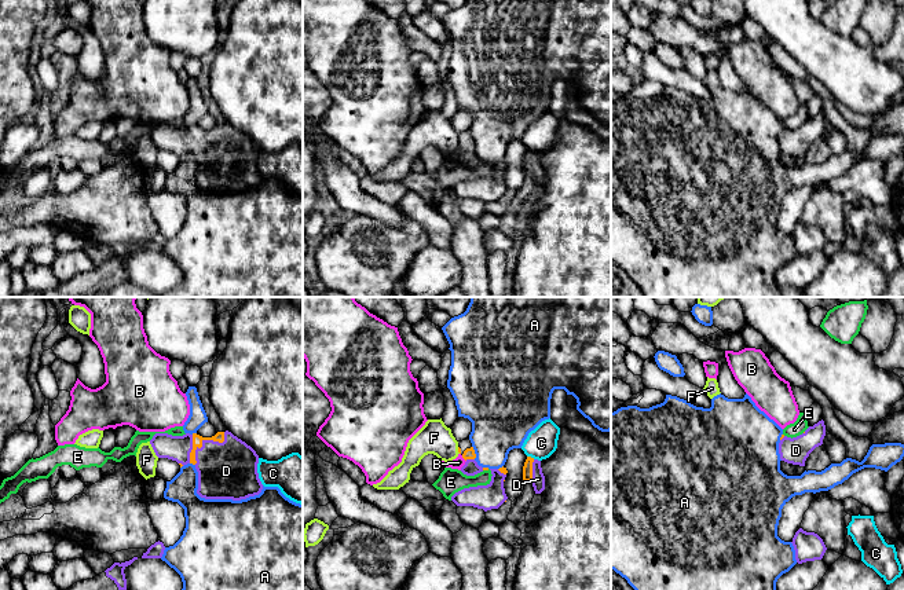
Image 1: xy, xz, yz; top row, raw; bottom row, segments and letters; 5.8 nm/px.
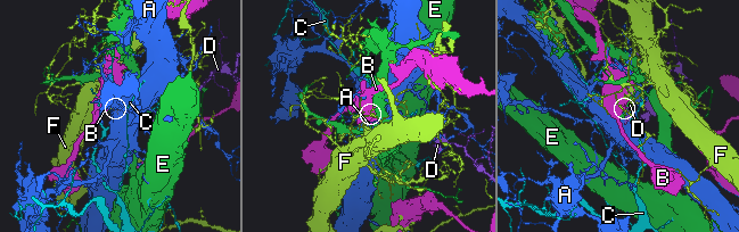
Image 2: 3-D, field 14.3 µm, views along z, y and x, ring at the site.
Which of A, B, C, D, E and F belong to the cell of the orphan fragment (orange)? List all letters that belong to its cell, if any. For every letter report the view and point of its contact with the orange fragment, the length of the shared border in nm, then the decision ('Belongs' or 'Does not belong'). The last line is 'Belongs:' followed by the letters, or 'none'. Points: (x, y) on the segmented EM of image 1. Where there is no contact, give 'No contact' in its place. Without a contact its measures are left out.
A: Touches orange at xz (474, 453). Shared border 80 nm. Does not belong
B: Touches orange at xz (463, 457). Shared border 70 nm. Does not belong
C: Touches orange at xz (530, 457). Shared border 50 nm. Does not belong
D: Touches orange at xy (204, 439). Shared border 280 nm. Belongs
E: Touches orange at xz (486, 469). Shared border 40 nm. Does not belong
F: Touches orange at xz (458, 450). Shared border 40 nm. Does not belong
Belongs: D

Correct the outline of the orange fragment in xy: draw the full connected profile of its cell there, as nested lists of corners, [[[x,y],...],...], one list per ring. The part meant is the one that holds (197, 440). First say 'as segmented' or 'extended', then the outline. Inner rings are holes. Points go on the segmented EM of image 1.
extended; [[[228,430],[212,437],[155,433],[150,444],[158,458],[176,461],[180,468],[187,463],[195,466],[201,498],[241,501],[263,490],[257,473],[259,455]]]

